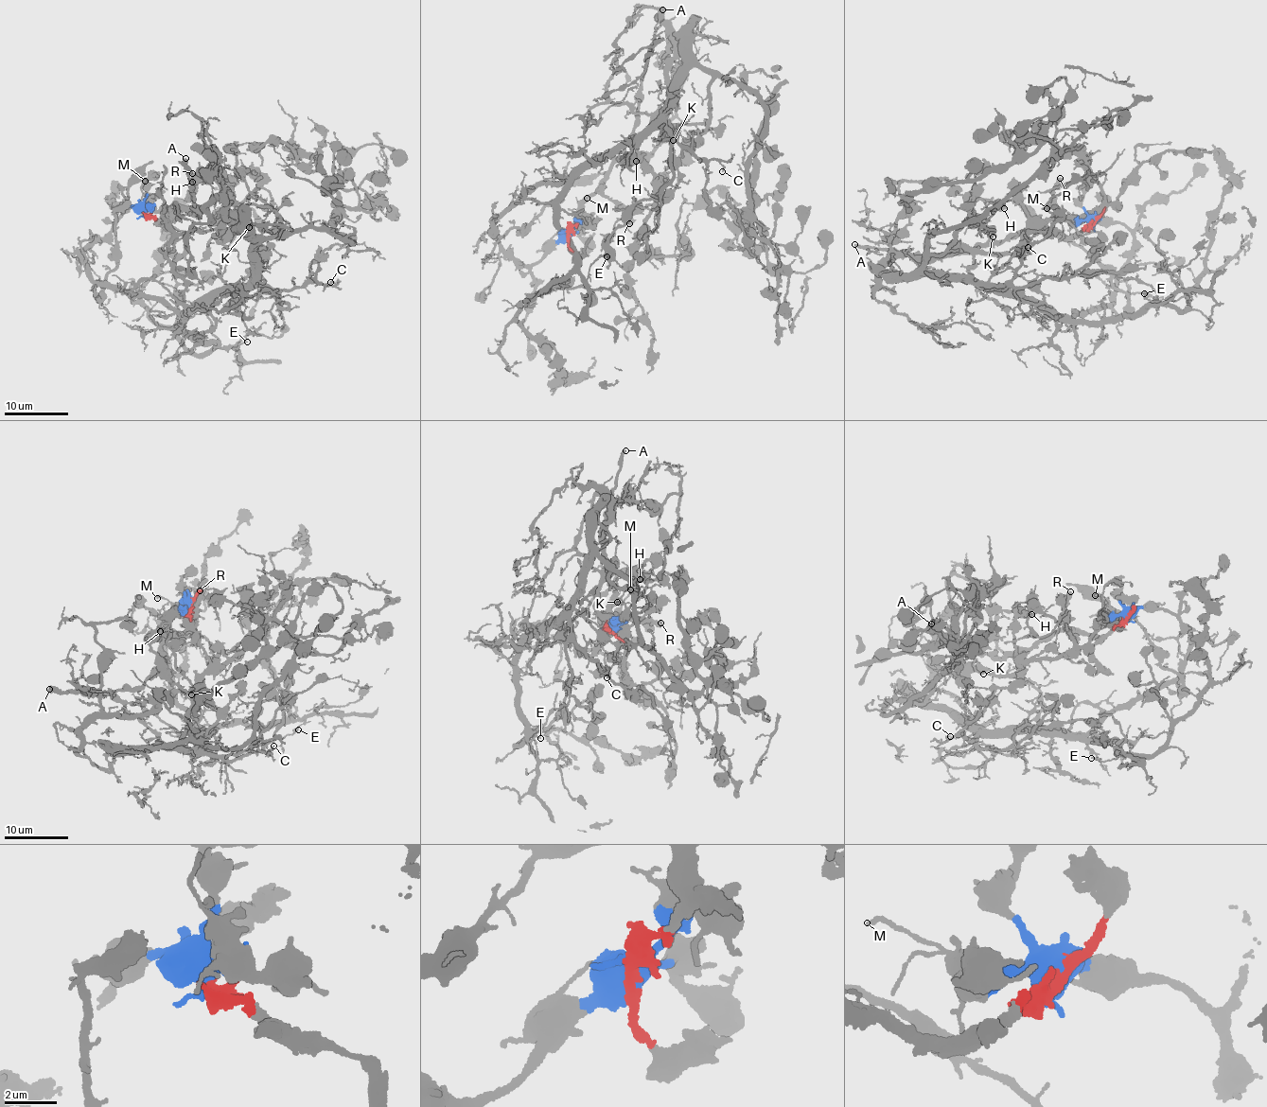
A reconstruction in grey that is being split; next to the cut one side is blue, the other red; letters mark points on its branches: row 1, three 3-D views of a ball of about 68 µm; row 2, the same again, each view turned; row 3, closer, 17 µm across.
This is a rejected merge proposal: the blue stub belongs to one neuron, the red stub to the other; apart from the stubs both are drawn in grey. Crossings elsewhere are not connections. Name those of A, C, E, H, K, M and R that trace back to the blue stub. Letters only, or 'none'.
C, E, H, K, M

